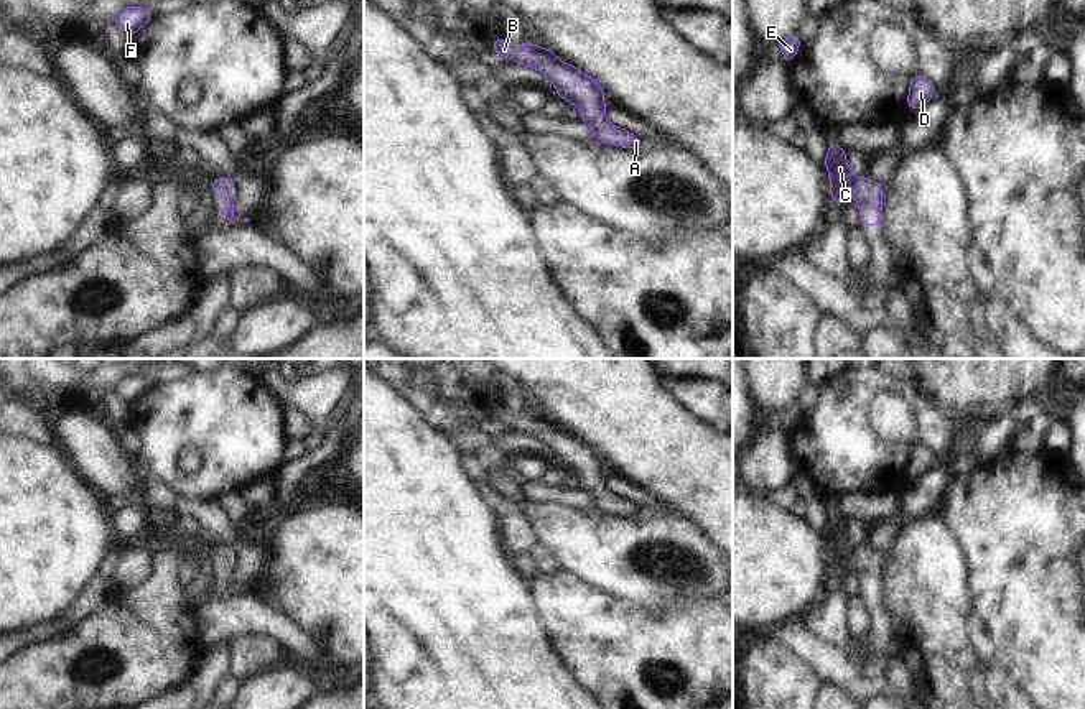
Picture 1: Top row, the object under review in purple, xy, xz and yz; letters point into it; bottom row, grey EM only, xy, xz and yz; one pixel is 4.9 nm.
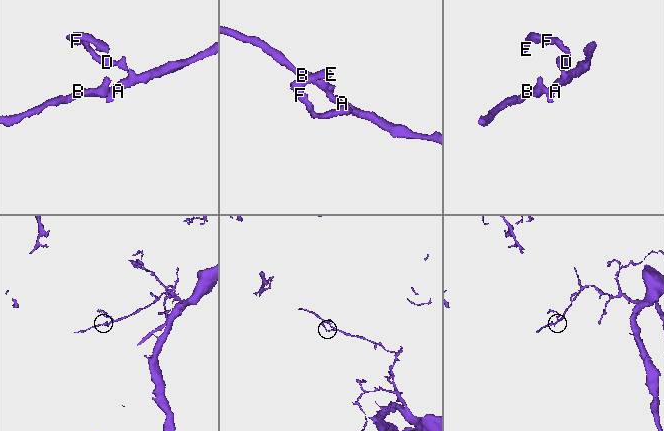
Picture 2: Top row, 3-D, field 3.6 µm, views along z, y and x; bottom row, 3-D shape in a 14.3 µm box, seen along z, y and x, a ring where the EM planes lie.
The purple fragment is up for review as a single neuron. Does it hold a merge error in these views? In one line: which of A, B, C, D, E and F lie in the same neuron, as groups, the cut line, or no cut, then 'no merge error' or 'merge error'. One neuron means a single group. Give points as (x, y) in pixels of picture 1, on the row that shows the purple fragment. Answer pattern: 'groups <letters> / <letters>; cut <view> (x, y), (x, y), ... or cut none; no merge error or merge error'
groups A B C D E F; cut none; no merge error

